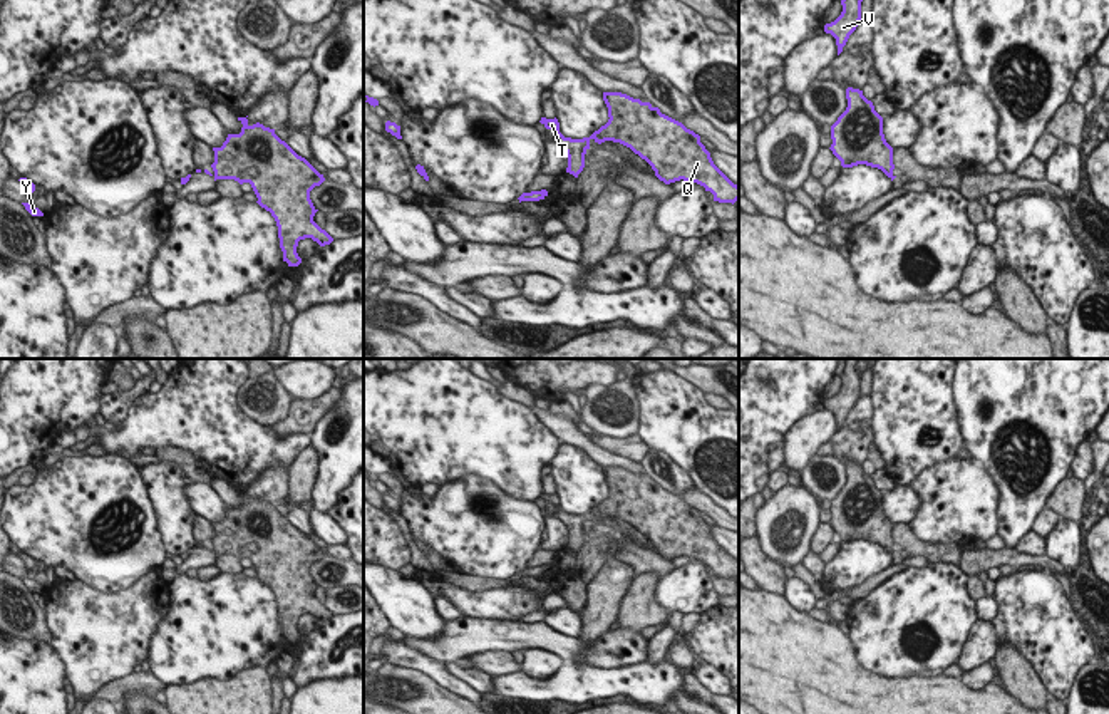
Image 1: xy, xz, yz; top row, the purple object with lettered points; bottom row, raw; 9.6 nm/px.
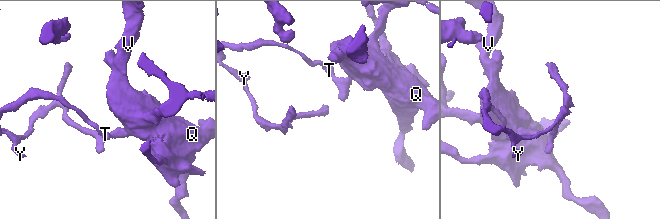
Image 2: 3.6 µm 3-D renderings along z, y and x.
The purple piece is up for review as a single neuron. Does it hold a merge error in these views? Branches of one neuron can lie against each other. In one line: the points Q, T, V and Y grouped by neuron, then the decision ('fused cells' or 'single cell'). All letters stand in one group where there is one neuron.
groups Q V / T Y; fused cells

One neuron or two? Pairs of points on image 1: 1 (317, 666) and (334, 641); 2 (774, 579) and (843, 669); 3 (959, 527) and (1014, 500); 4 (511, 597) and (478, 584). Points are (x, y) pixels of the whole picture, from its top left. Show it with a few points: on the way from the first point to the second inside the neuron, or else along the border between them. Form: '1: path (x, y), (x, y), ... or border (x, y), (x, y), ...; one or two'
1: path (320, 659), (332, 647); one
2: border (763, 589), (784, 597); two
3: border (984, 471), (999, 493), (999, 533); two
4: border (453, 584), (469, 590), (515, 585), (531, 589); two

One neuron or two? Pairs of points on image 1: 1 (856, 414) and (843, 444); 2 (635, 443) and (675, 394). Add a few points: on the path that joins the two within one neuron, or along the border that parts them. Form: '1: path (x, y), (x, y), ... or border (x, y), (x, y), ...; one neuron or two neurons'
1: path (856, 421), (856, 431), (850, 438); one neuron
2: border (637, 433), (649, 448); two neurons

